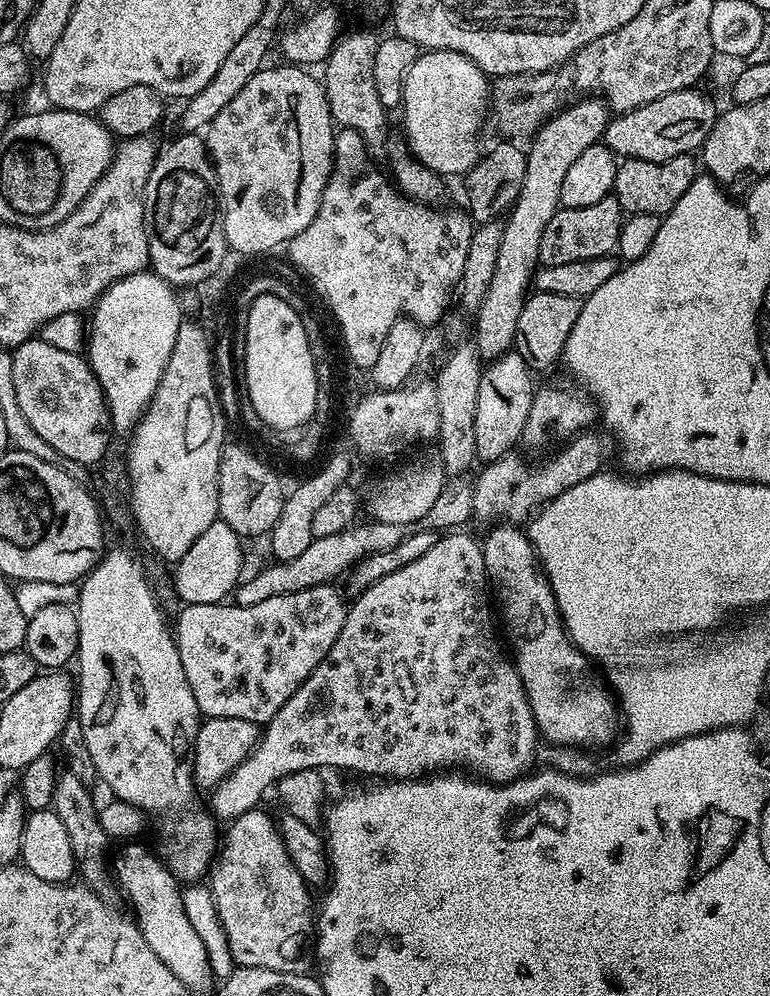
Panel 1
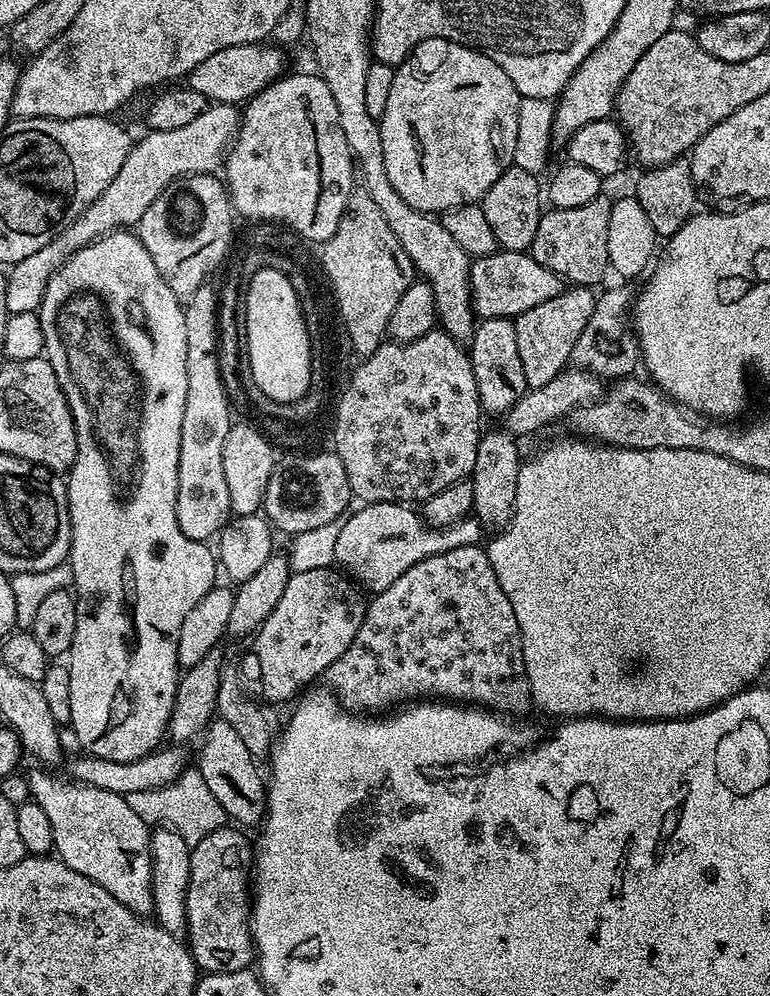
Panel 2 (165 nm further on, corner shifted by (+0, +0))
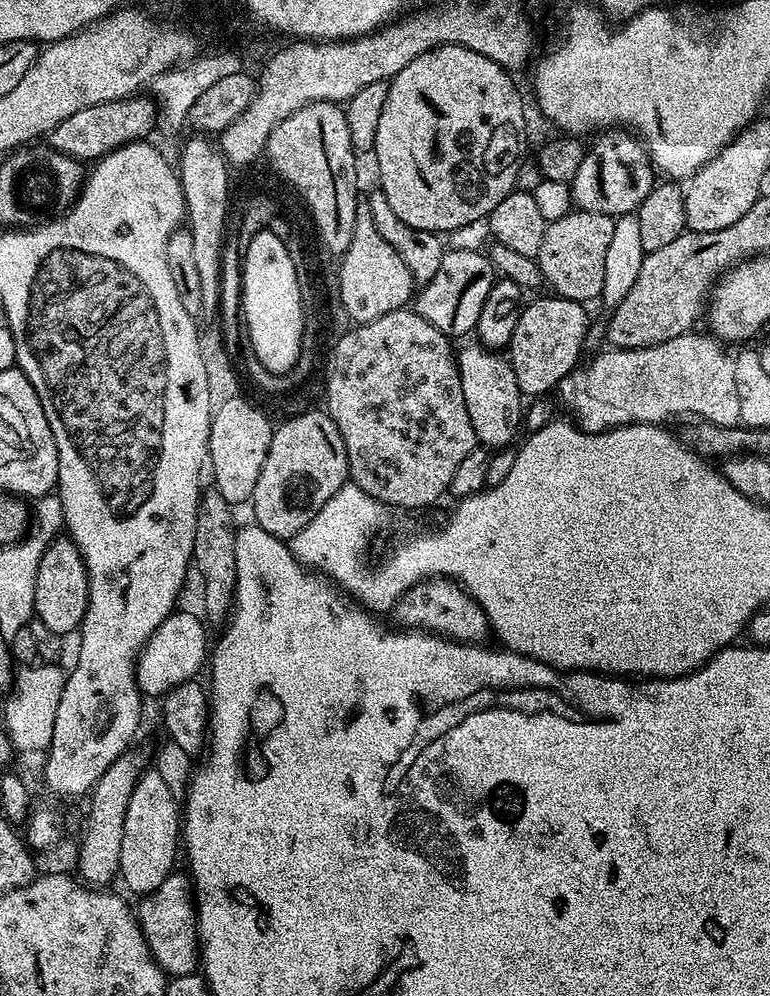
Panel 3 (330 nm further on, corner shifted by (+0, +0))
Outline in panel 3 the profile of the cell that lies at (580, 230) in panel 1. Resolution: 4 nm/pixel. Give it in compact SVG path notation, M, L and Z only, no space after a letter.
M573 210L551 221L542 234L542 250L535 261L540 265L544 283L555 295L567 300L599 301L606 282L606 250L616 229L616 220L606 214Z

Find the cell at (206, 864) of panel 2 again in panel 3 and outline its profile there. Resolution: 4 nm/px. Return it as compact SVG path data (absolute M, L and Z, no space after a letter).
M174 870L150 895L139 901L140 908L135 909L136 919L140 922L140 929L148 943L148 949L156 965L164 971L165 977L191 976L200 964L200 945L198 943L198 929L196 927L196 905L194 903L194 888L189 877L183 871Z

